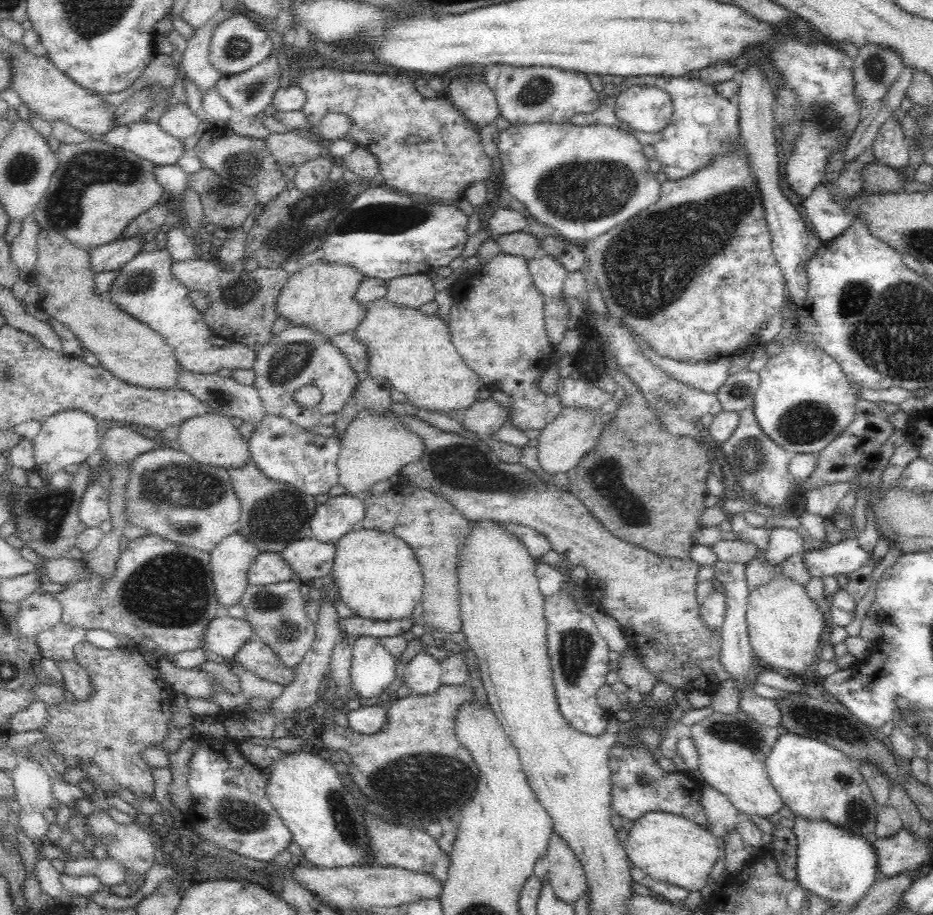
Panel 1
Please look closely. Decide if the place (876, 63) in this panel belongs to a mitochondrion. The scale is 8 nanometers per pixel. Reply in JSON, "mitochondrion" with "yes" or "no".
{"mitochondrion":"yes"}

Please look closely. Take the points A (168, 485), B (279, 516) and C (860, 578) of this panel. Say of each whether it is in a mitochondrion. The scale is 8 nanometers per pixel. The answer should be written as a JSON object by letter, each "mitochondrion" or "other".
{"A":"mitochondrion","B":"mitochondrion","C":"other"}

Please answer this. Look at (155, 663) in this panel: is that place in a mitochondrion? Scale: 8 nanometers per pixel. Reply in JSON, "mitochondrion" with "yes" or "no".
{"mitochondrion":"no"}

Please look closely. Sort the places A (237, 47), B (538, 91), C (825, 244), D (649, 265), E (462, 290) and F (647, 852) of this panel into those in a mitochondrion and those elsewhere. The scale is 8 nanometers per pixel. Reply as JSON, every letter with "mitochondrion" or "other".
{"A":"mitochondrion","B":"mitochondrion","C":"other","D":"mitochondrion","E":"other","F":"other"}

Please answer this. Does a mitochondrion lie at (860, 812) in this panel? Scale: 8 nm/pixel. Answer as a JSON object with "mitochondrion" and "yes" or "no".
{"mitochondrion":"yes"}

